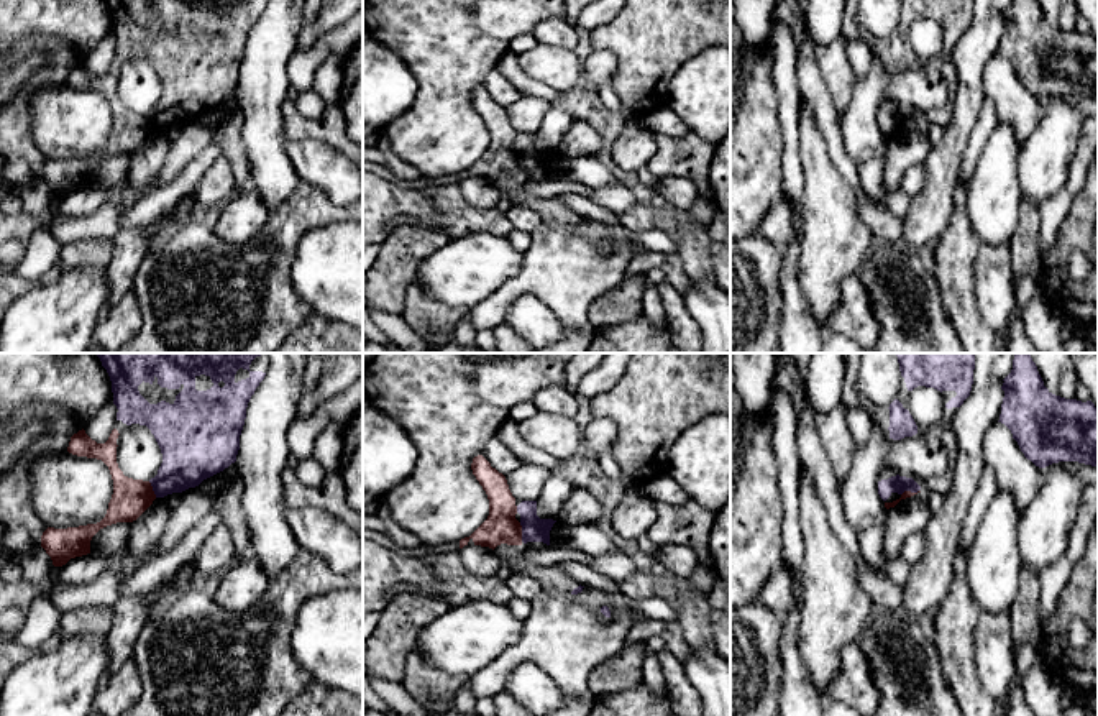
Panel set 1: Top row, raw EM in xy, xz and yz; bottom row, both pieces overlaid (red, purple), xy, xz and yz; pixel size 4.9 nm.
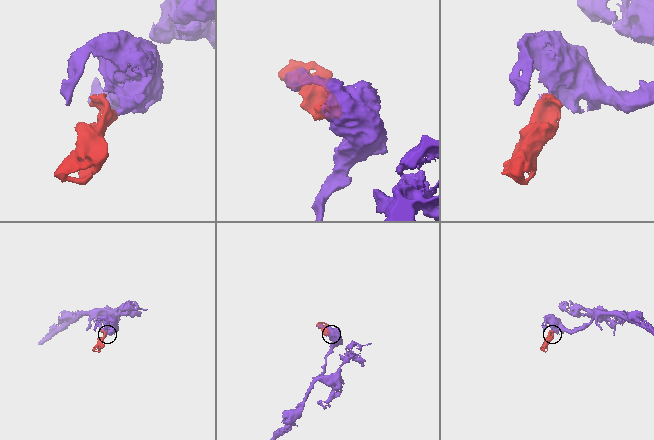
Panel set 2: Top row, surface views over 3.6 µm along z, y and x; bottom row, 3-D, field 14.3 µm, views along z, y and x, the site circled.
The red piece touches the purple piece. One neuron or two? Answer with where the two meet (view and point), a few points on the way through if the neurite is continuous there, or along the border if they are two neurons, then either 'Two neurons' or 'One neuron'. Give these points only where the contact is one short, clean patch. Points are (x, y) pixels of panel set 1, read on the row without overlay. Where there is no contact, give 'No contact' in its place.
Touches red at xz (521, 165). Path across: xz (501, 158), (512, 165), (521, 165), (534, 161). One neuron

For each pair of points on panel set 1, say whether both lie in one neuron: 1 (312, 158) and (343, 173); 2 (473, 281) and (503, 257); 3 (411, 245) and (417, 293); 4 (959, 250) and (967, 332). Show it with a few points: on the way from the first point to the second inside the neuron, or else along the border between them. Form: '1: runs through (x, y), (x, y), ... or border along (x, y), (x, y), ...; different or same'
1: runs through (320, 165), (335, 173); same
2: runs through (480, 275), (496, 261); same
3: border along (414, 279), (409, 286), (404, 309), (399, 314); different
4: runs through (959, 270), (959, 301), (964, 312); same

